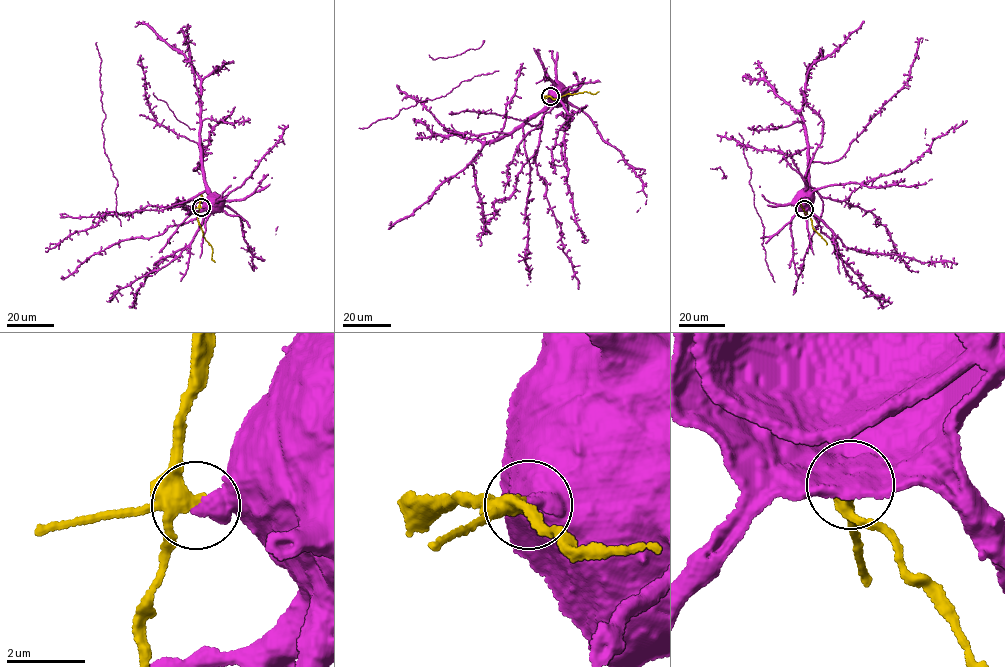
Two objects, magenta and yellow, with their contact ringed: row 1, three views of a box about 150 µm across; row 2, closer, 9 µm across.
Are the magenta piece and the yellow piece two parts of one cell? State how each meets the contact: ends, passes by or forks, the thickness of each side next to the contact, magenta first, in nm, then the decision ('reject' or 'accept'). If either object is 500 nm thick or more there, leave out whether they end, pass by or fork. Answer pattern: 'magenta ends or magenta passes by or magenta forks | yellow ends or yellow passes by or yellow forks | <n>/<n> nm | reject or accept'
magenta ends | yellow forks | 480/320 nm | reject

